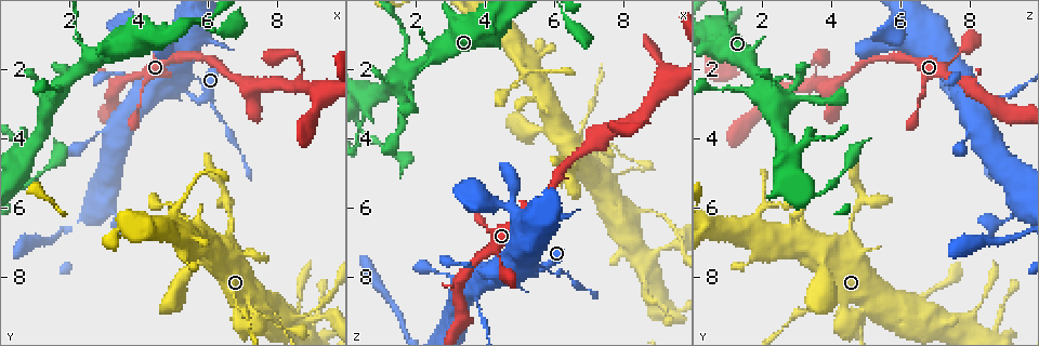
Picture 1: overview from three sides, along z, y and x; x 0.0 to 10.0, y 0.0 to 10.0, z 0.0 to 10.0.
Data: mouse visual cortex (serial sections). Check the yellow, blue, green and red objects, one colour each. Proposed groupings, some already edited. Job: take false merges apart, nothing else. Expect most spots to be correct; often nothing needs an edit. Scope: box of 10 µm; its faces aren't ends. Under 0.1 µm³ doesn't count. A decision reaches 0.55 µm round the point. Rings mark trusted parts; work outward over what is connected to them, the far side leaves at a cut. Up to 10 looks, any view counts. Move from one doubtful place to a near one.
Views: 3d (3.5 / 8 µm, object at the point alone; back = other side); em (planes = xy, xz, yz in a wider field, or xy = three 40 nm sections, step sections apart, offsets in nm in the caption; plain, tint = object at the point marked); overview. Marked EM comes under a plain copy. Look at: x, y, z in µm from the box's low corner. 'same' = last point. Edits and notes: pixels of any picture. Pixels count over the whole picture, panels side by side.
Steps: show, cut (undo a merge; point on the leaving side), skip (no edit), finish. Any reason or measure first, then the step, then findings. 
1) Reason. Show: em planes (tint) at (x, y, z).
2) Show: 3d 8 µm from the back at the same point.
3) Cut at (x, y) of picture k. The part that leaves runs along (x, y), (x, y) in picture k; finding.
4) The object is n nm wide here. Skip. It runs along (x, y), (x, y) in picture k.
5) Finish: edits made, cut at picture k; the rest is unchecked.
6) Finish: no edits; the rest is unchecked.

Thin neck. Show: 3d 3.5 µm from the back at (1.70, 2.60, 2.20).

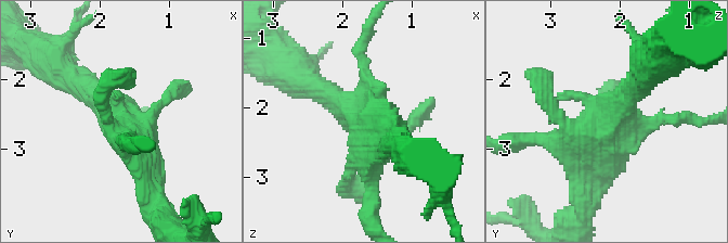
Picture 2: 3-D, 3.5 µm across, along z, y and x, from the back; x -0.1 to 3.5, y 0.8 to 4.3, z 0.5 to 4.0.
Show: em xy step 2 (tint) at (1.70, 2.55, 2.20).

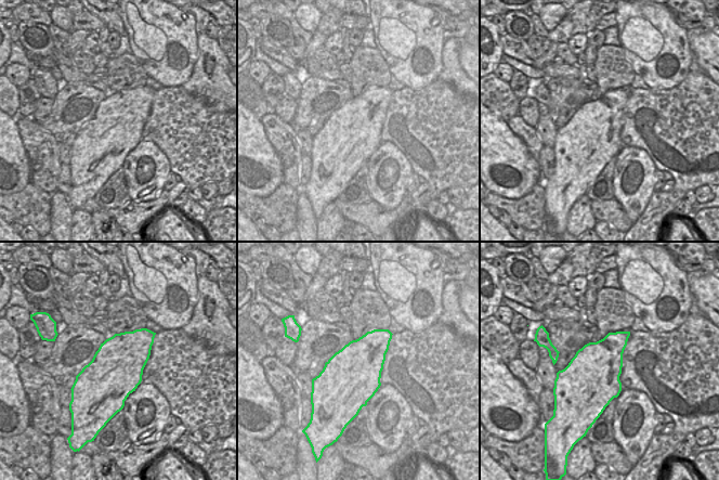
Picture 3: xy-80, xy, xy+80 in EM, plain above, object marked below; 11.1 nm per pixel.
Show: em xy step 3 (tint) at the same point.

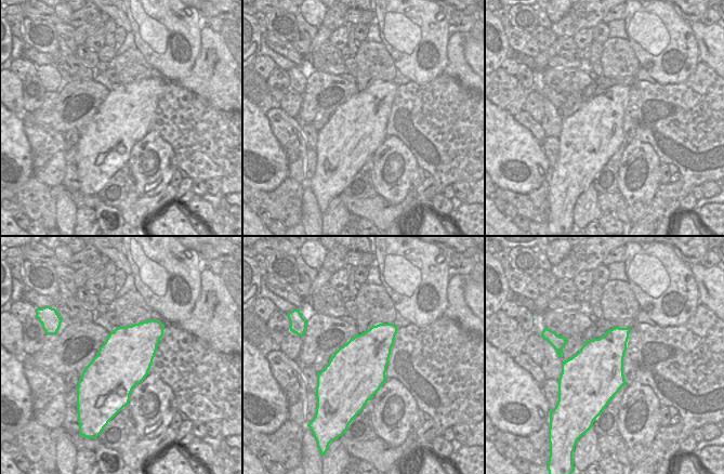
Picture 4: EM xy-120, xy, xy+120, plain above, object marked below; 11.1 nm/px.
Skip. All the same cell.

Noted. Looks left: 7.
Thin neck. Show: 3d 3.5 µm at (2.40, 1.20, 1.30).

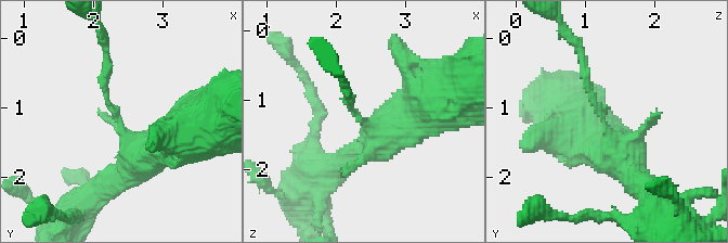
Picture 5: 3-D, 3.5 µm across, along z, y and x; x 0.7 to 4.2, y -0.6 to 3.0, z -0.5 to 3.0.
The arms are 150, 500 nm wide; need the tissue. Show: em xy step 1 (tint) at (2.35, 1.15, 1.25).

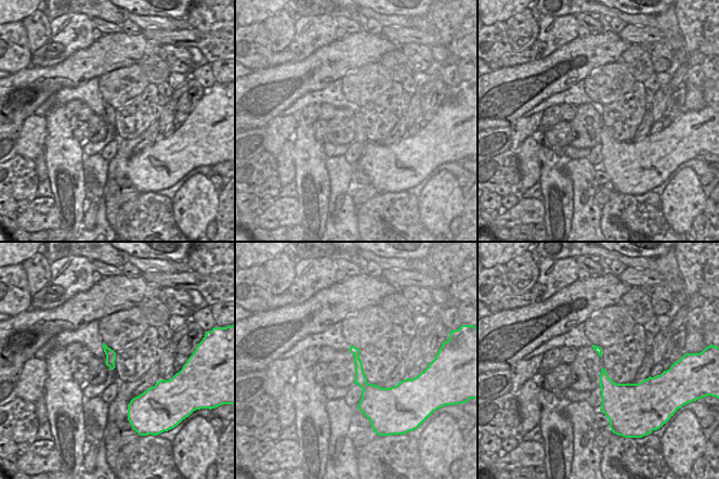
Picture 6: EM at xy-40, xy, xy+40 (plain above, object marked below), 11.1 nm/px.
Skip. It runs along (600, 146), (618, 153), (584, 56) in picture 5; continuous, no second cell.

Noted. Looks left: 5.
Branch point. Show: 3d 3.5 µm at (8.55, 2.45, 3.40).

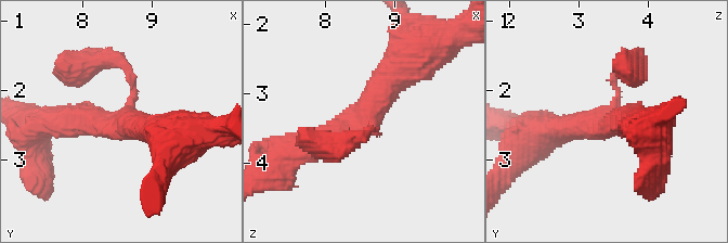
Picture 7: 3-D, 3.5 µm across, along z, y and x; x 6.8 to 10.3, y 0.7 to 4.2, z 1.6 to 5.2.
3 arms meet here; the arms are 100, 400, 450 nm wide. Show: em xy step 3 (tint) at (8.60, 2.45, 3.45).

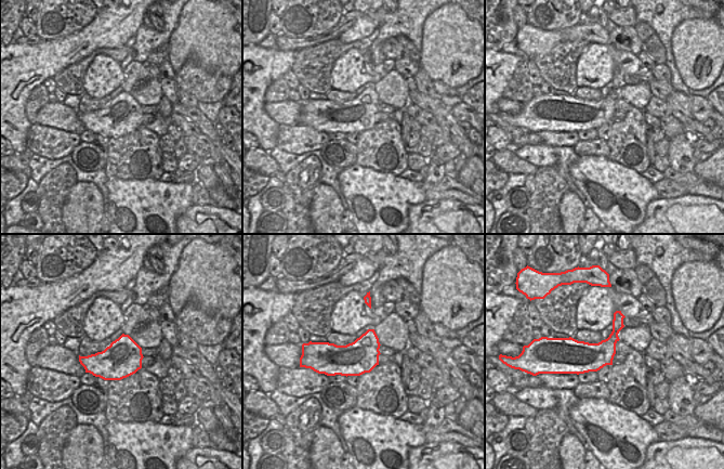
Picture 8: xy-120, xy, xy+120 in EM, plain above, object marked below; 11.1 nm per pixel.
Skip. Continuous, no second cell.

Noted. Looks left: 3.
Show: 3d 8 µm at (6.80, 8.70, 3.70).

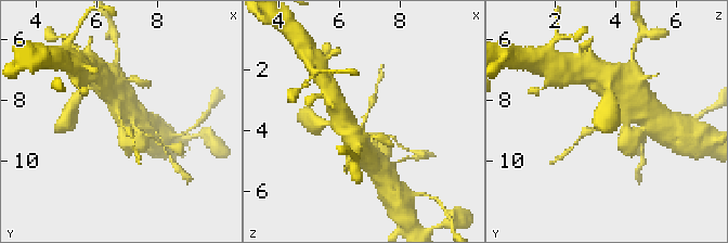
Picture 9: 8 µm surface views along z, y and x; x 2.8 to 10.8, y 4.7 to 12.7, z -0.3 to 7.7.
The arms are 200, 400 nm wide; need the tissue. Show: em xy step 2 (tint) at the same point.

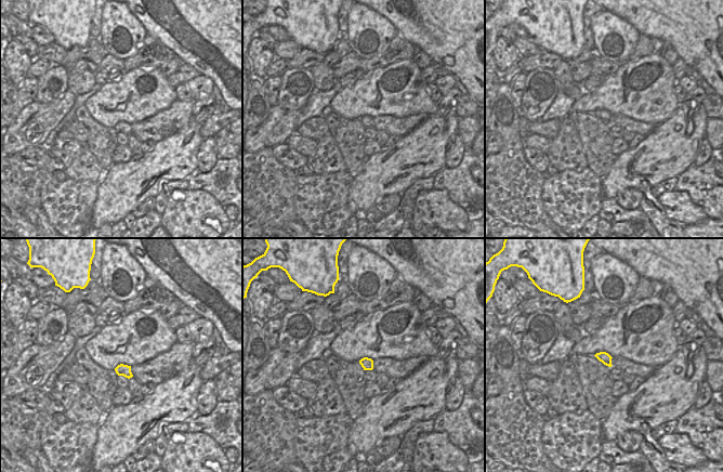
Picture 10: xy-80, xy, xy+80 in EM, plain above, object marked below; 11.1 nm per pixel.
Skip. It runs along (633, 105), (581, 136) in picture 9; continuous, no second cell.

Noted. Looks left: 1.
Finish: no edits; the rest is unchecked.

